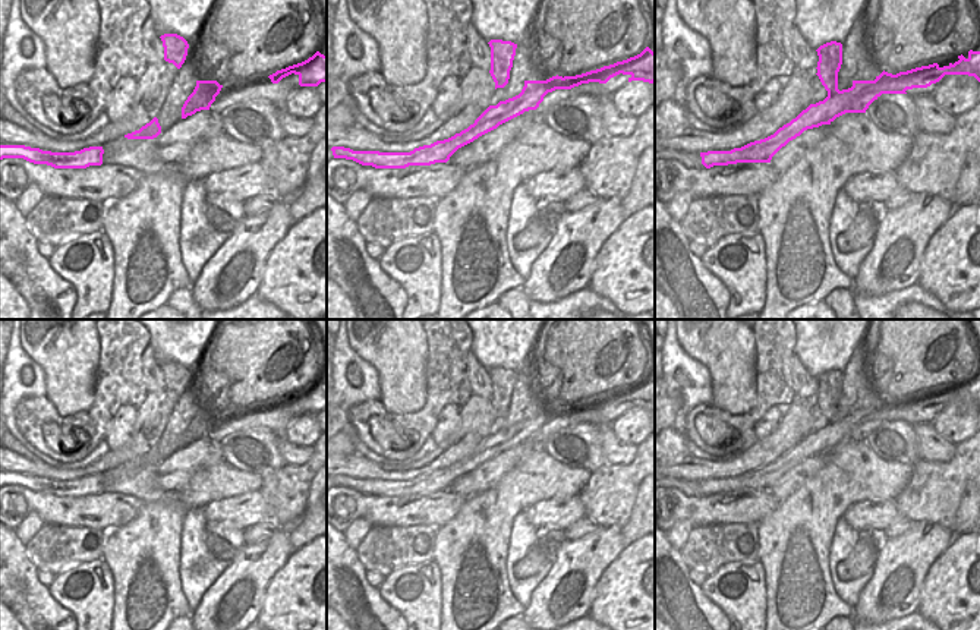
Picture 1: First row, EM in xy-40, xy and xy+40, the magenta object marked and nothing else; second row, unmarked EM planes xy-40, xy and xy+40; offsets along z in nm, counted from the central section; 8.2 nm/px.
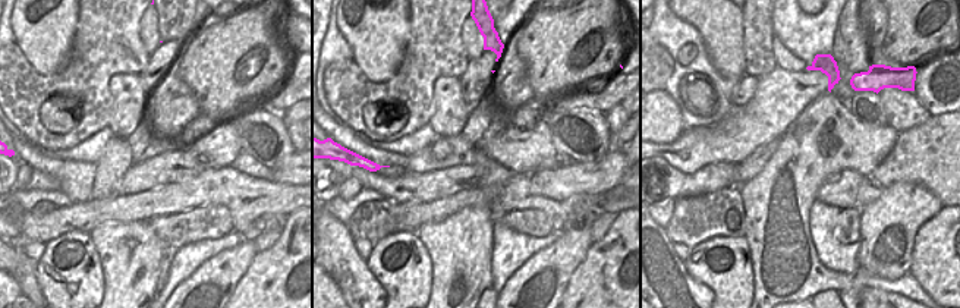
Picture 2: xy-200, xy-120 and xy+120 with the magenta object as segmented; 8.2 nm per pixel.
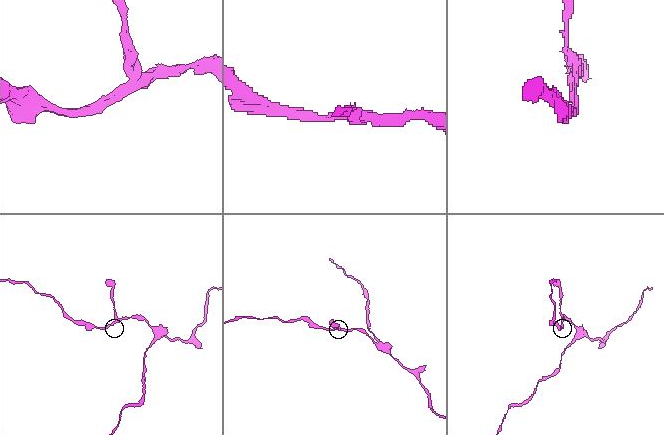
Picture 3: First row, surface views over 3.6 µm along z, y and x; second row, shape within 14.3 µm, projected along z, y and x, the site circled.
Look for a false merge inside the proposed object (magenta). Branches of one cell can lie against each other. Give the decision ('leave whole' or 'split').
leave whole

